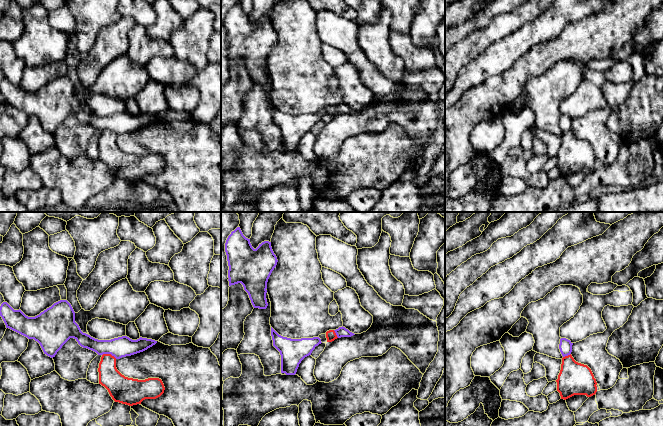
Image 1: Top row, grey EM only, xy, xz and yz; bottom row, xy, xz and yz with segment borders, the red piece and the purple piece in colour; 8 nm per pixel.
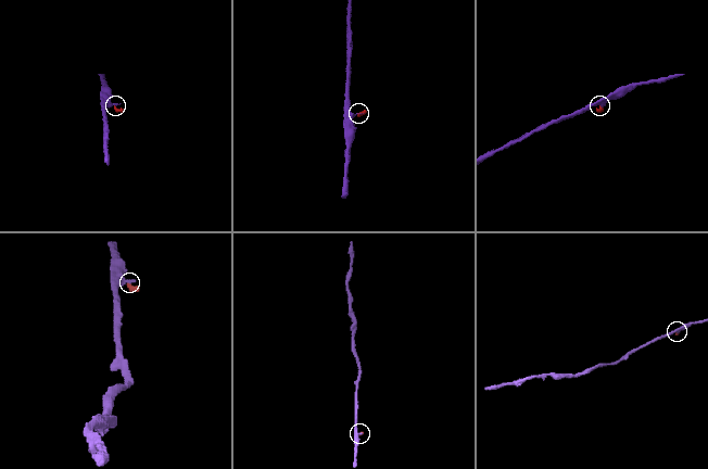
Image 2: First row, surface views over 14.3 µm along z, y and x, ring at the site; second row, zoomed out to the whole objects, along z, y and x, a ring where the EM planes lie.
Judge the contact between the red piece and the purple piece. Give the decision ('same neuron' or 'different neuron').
different neuron

